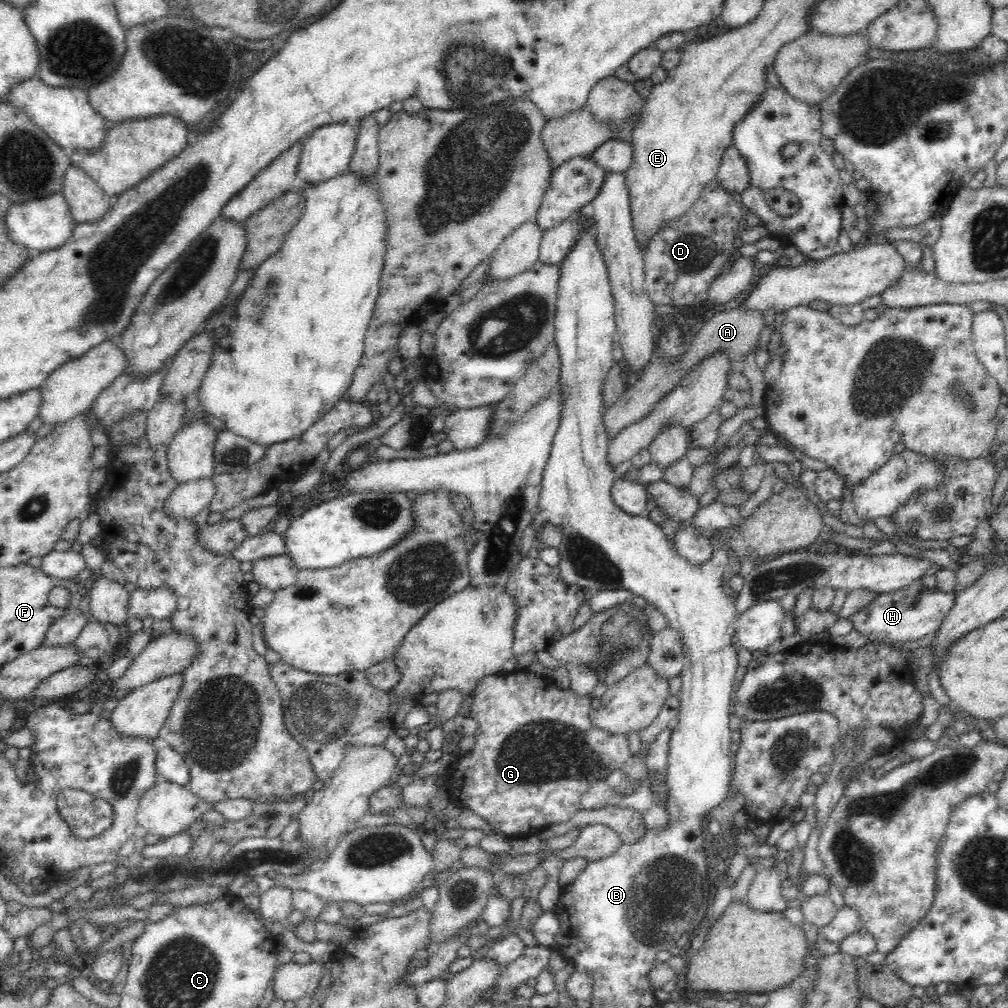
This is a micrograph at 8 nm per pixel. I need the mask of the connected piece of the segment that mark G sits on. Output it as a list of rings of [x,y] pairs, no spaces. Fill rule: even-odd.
[[[515,671],[507,674],[488,675],[482,677],[473,693],[473,704],[470,713],[466,714],[477,722],[478,729],[474,732],[474,747],[468,753],[461,756],[460,760],[453,765],[444,777],[444,784],[449,790],[451,799],[462,808],[471,810],[480,818],[484,819],[490,826],[492,832],[505,834],[505,836],[516,836],[516,834],[528,834],[530,828],[540,828],[545,825],[558,824],[570,820],[579,810],[579,802],[582,795],[598,781],[604,781],[613,770],[620,770],[627,764],[633,755],[630,751],[630,741],[628,736],[612,735],[594,727],[590,721],[590,700],[588,698],[577,698],[572,691],[558,690],[547,678],[539,678],[526,671]]]

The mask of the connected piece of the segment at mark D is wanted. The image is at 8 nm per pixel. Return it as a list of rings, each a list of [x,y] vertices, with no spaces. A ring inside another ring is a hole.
[[[710,181],[694,206],[651,238],[643,253],[645,287],[656,305],[688,307],[706,303],[714,276],[734,252],[739,222],[746,215],[737,196]]]

